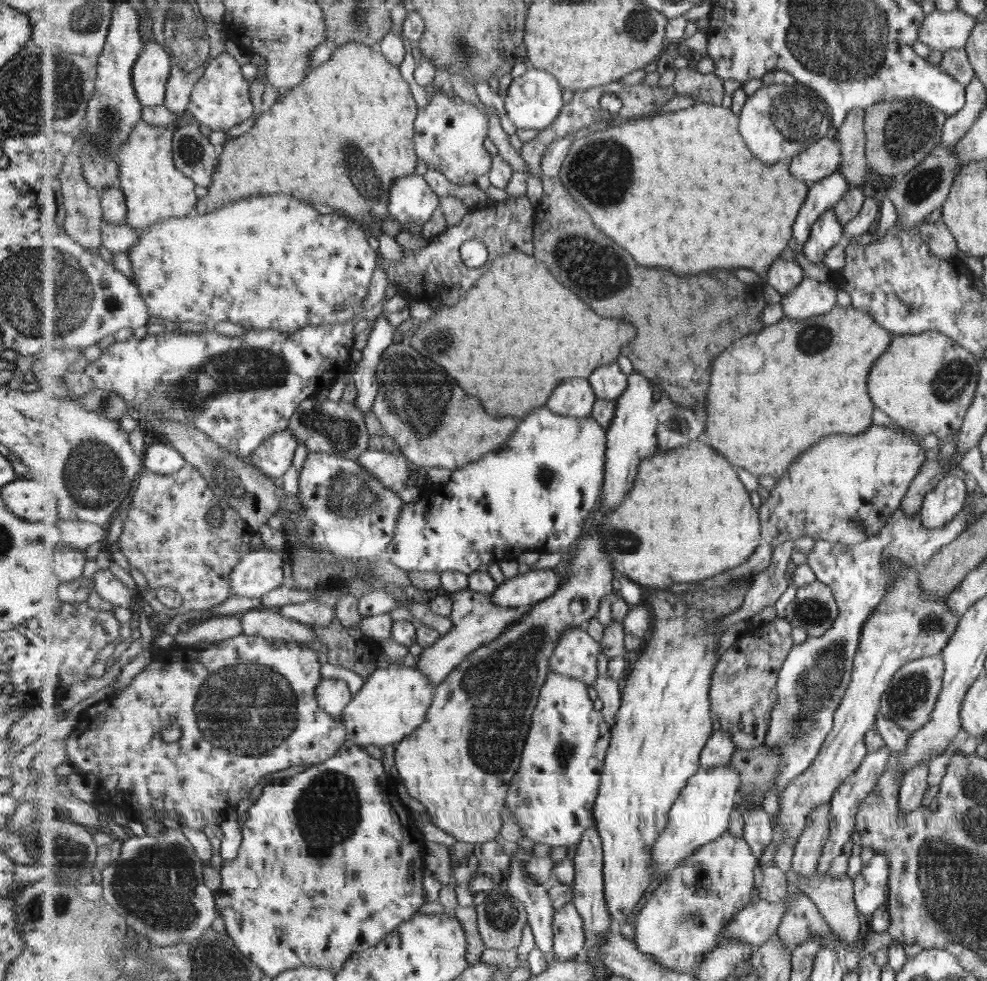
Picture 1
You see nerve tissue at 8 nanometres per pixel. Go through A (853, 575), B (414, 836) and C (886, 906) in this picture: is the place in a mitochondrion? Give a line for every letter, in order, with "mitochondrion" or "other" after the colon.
A: other
B: other
C: other

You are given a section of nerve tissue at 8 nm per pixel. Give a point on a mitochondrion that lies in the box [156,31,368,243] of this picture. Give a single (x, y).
(191, 152)

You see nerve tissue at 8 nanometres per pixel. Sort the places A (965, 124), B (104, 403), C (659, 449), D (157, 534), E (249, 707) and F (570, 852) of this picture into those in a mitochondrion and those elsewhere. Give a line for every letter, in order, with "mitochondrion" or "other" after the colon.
A: other
B: mitochondrion
C: other
D: other
E: mitochondrion
F: other

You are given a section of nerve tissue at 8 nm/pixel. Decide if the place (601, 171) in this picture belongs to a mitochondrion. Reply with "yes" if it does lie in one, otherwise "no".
yes

